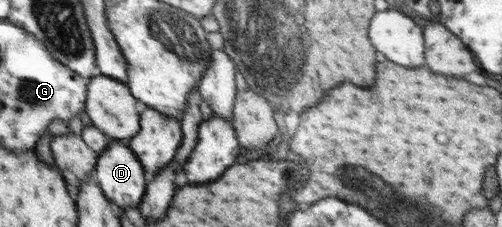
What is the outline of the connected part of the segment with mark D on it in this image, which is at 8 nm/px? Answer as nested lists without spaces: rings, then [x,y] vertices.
[[[112,140],[99,155],[94,176],[106,196],[123,210],[142,204],[147,172],[129,145]]]

